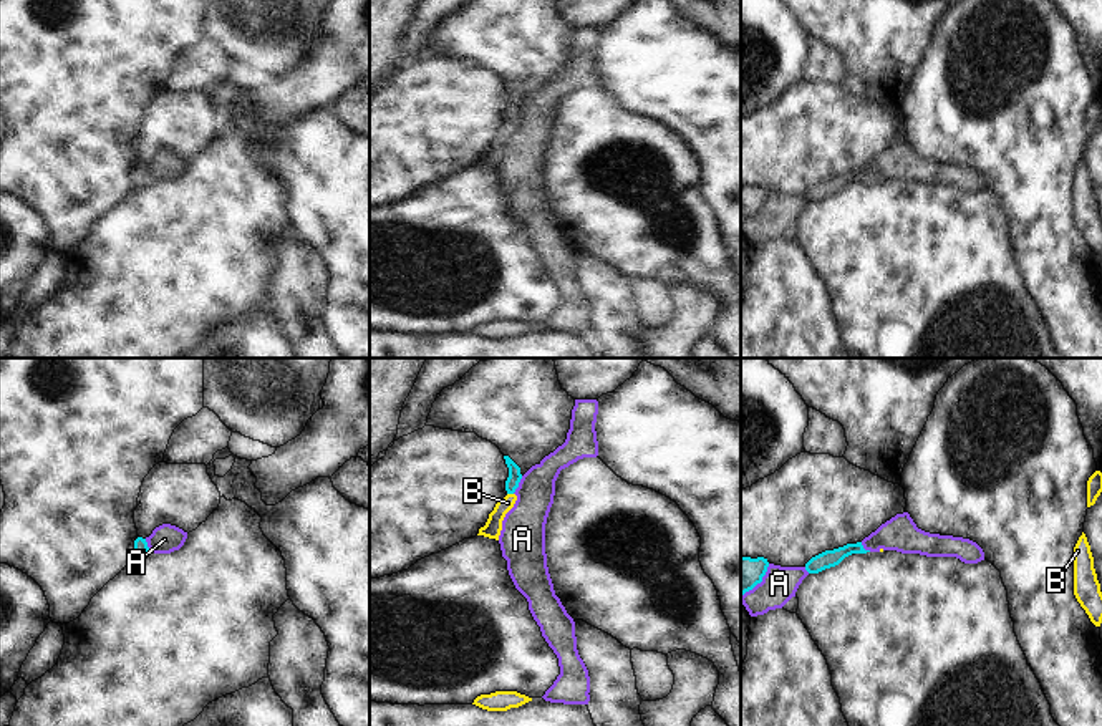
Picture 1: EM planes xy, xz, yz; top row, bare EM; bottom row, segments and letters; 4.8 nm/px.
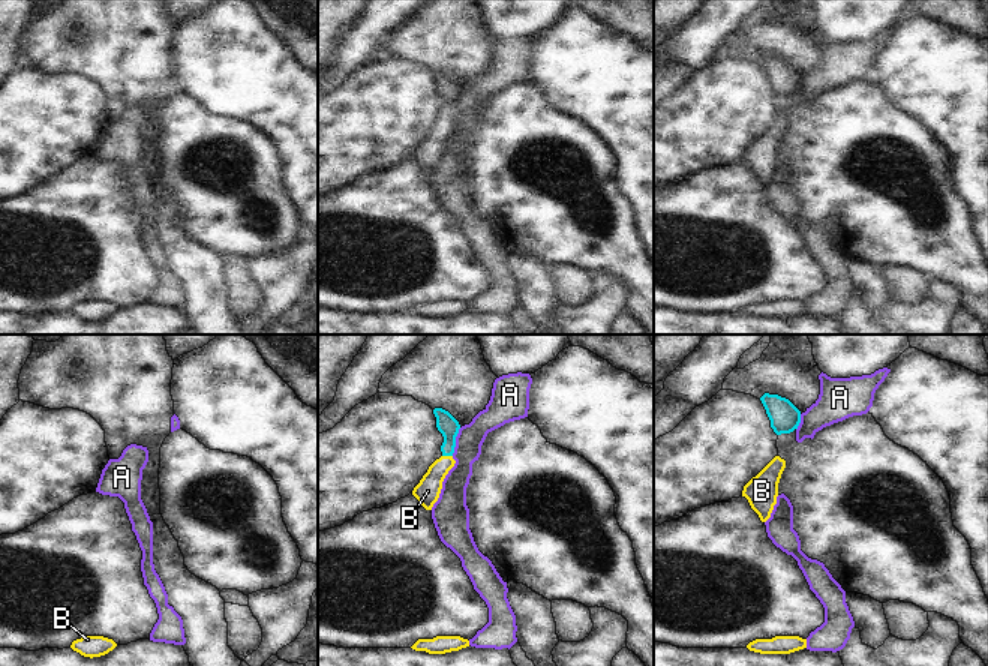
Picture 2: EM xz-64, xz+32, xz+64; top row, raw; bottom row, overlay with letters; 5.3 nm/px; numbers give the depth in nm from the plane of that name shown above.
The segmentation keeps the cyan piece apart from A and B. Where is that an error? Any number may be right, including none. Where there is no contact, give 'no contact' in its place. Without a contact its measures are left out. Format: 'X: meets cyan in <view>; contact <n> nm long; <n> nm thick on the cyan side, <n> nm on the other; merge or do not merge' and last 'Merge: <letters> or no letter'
A: meets cyan in xz; contact 100 nm long; 70 nm thick on the cyan side, 220 nm on the other; do not merge
B: meets cyan in xz; contact 30 nm long; 70 nm thick on the cyan side, 90 nm on the other; merge
Merge: B

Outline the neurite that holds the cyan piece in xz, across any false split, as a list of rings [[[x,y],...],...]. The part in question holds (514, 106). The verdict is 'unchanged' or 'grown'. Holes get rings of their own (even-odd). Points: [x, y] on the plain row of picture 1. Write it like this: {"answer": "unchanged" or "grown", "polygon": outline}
{"answer": "grown", "polygon": [[[504,85],[504,88],[509,96],[509,106],[505,109],[507,124],[495,133],[494,139],[489,143],[486,154],[481,156],[477,162],[495,169],[499,169],[505,143],[514,136],[517,129],[517,124],[514,121],[522,108],[520,96],[509,85]]]}

